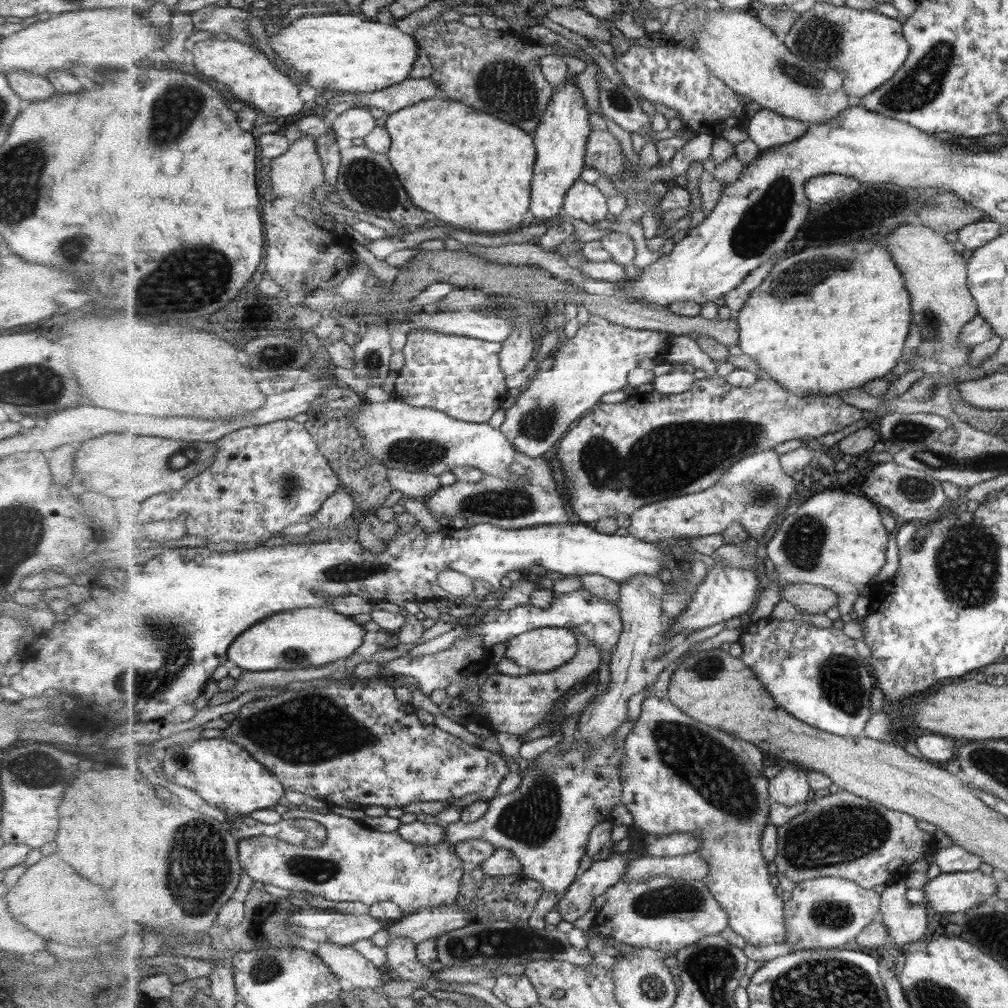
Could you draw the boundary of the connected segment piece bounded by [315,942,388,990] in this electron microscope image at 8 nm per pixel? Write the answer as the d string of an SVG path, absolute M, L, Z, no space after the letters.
M318 944L316 952L331 970L354 988L370 988L376 990L379 982L387 979L384 968L372 964L363 954L352 946L339 944Z

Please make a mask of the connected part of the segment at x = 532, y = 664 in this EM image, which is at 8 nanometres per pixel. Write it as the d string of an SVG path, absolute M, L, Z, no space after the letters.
M535 628L511 639L498 651L527 671L554 671L577 654L577 636L568 628Z

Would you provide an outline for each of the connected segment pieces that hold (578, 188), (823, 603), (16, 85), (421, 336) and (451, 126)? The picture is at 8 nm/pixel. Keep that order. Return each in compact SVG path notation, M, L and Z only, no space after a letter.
M579 179L571 190L567 191L564 211L567 215L589 224L605 220L609 214L607 196L594 184Z
M809 583L785 585L780 590L780 598L809 614L825 614L839 604L839 594L835 591Z
M17 70L7 71L4 75L9 88L24 103L45 100L55 93L53 85L46 77Z
M433 330L407 332L407 342L402 350L405 363L398 371L394 383L395 398L407 401L407 404L416 408L437 409L456 420L488 423L491 416L503 408L503 402L509 397L506 373L500 361L502 348L503 343L487 342L473 336L457 336Z
M442 97L424 100L389 114L384 127L392 136L387 156L418 208L441 216L441 220L451 226L473 230L475 234L511 233L523 222L533 200L531 186L538 155L533 134L463 102Z

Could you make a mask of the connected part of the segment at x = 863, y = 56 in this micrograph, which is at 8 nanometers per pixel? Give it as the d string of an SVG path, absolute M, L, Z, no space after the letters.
M824 1L802 12L801 18L784 40L791 51L822 70L836 69L843 74L847 94L863 98L891 80L911 55L904 24L875 9L836 6Z

